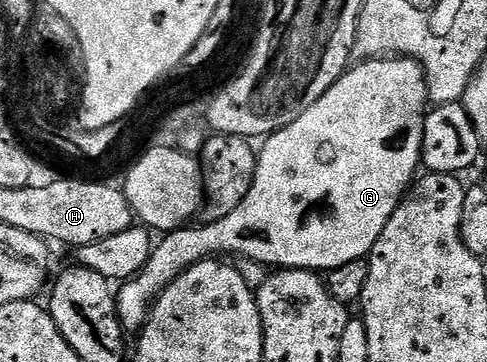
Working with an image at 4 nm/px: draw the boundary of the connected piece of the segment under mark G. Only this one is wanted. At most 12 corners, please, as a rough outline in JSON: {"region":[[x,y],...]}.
{"region":[[364,59],[263,140],[242,205],[119,284],[139,332],[203,259],[364,259],[421,170],[424,69]]}

